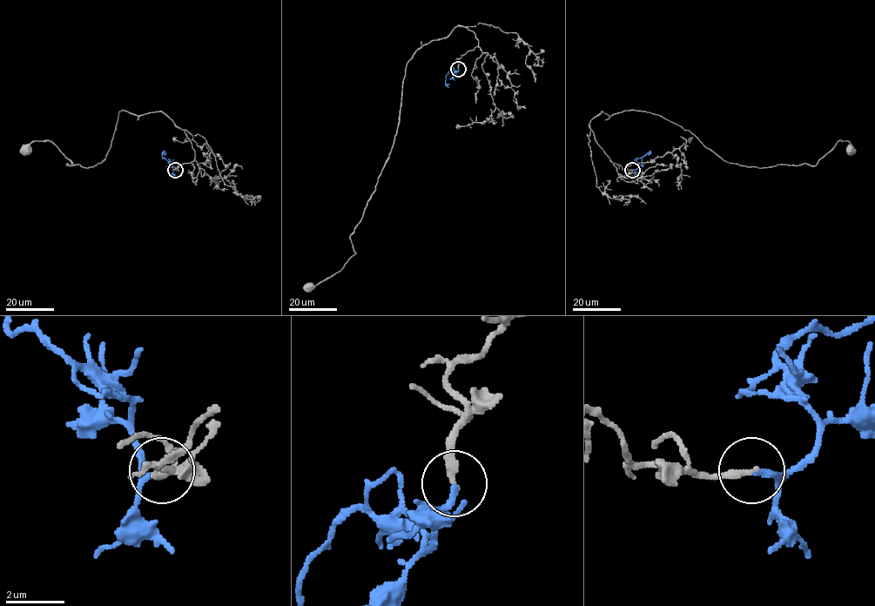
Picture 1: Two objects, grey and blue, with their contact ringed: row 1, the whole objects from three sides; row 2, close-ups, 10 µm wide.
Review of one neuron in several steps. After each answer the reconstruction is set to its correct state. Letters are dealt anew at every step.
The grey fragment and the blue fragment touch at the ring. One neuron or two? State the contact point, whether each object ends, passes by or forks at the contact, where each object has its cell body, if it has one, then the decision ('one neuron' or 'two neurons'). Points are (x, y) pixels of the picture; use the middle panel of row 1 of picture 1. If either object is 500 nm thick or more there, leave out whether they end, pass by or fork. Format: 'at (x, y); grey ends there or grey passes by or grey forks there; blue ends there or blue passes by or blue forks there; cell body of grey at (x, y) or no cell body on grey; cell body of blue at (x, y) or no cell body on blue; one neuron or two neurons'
at (458, 69); grey ends there; blue ends there; cell body of grey at (308, 286); no cell body on blue; one neuron

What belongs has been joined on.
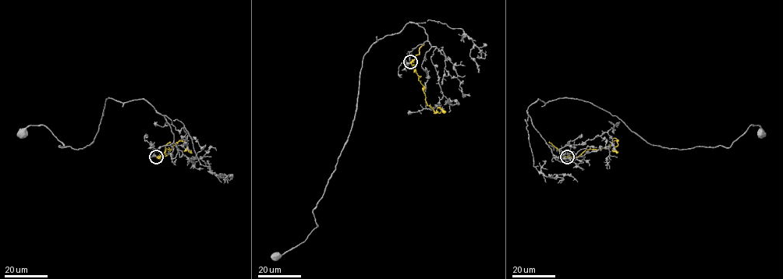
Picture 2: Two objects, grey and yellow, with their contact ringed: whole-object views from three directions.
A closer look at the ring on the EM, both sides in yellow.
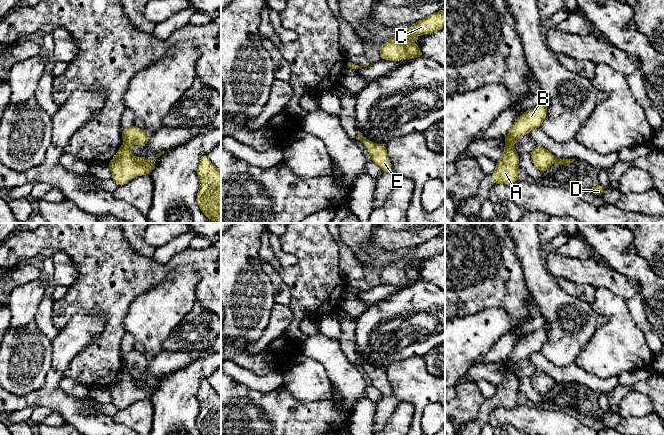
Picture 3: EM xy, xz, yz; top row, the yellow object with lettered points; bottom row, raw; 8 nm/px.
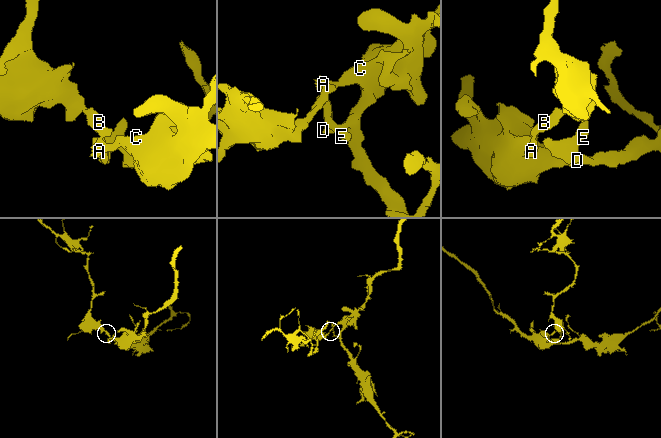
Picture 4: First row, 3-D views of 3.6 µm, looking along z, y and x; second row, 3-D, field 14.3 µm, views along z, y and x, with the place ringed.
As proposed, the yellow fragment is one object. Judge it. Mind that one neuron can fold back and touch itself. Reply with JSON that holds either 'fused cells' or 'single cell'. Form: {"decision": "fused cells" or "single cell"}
{"decision": "fused cells"}

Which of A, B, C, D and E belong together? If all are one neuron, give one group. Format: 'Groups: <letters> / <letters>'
Groups: A C D E / B

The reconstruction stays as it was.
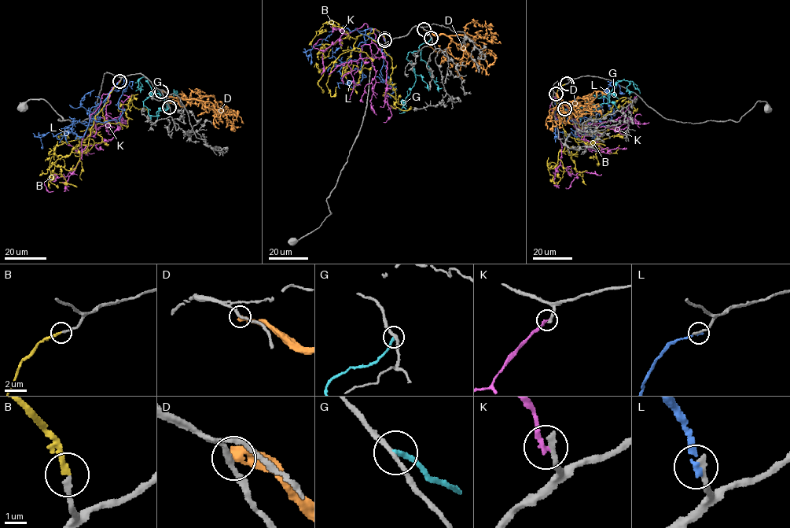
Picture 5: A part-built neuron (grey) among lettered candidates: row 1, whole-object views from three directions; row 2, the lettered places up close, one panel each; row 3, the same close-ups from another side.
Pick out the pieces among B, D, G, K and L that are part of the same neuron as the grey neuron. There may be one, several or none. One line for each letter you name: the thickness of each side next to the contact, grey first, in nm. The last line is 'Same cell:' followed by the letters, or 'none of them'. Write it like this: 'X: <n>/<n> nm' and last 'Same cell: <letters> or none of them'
B: 200/200 nm
Same cell: B

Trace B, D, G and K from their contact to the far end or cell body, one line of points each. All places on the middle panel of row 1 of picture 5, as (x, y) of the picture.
B: (385, 38), (376, 28), (368, 34), (392, 60), (390, 82), (398, 101), (396, 107), (402, 110), (410, 107)
D: (424, 29), (436, 35), (446, 35), (468, 51), (474, 62), (486, 69), (486, 58), (482, 56), (479, 58)
G: (431, 38), (419, 50), (408, 53), (416, 81), (406, 98), (406, 111), (399, 113)
K: (384, 40), (376, 30), (370, 30), (365, 24), (348, 35), (344, 33), (324, 50), (313, 46), (322, 39)

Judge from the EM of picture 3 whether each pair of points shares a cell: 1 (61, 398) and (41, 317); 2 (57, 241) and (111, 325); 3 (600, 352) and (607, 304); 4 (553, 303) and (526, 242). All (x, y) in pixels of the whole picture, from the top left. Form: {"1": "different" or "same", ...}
{"1": "different", "2": "same", "3": "same", "4": "same"}

